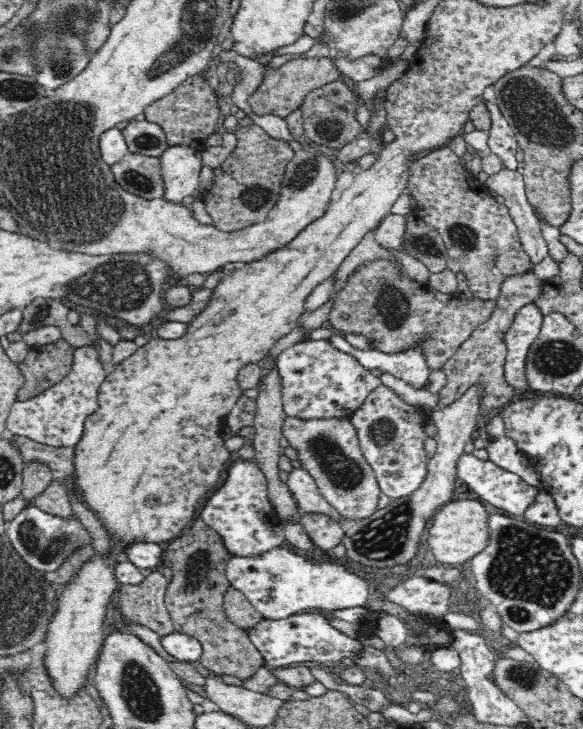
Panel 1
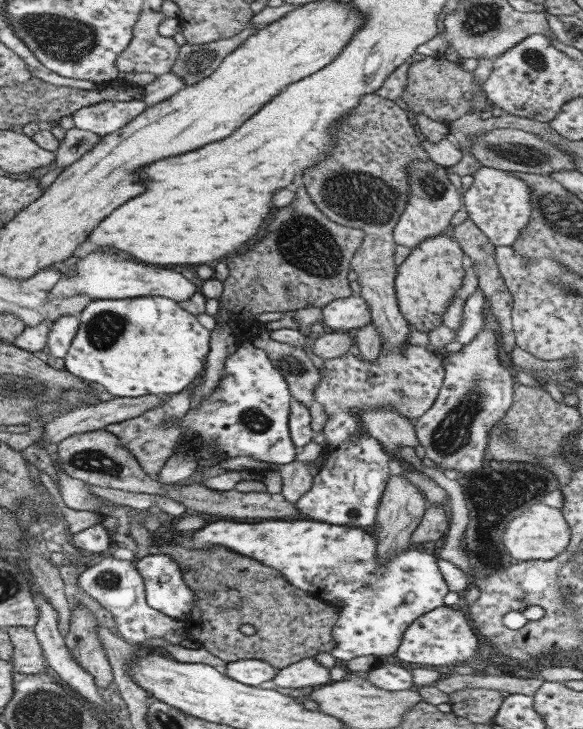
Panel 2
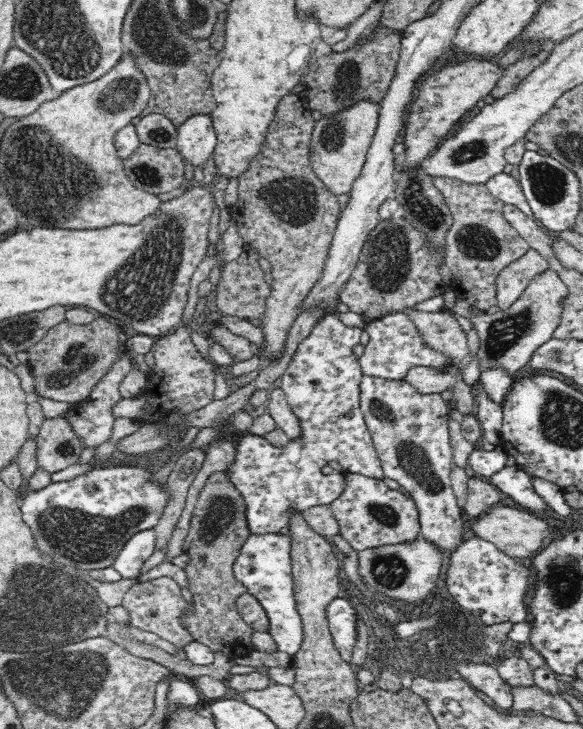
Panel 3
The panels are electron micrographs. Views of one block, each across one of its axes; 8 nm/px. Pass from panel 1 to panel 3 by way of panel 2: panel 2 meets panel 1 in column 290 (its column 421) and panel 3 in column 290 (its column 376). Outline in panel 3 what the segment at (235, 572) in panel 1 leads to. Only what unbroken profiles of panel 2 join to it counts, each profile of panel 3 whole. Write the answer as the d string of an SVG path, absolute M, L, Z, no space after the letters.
M284 532L249 535L234 561L232 570L236 580L246 587L246 592L254 596L266 611L269 622L267 632L274 639L276 650L286 652L290 656L295 655L302 644L303 624L293 591L290 537Z

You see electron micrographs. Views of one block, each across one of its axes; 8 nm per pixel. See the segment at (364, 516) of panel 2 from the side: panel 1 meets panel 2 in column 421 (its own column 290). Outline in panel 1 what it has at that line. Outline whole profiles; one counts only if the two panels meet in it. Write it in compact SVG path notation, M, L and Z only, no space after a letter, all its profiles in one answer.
M328 340L297 343L279 354L275 365L281 378L281 397L284 410L302 420L321 419L322 417L350 418L351 414L366 402L368 395L381 385L380 378L374 376L371 370L362 366L353 356L330 347Z

